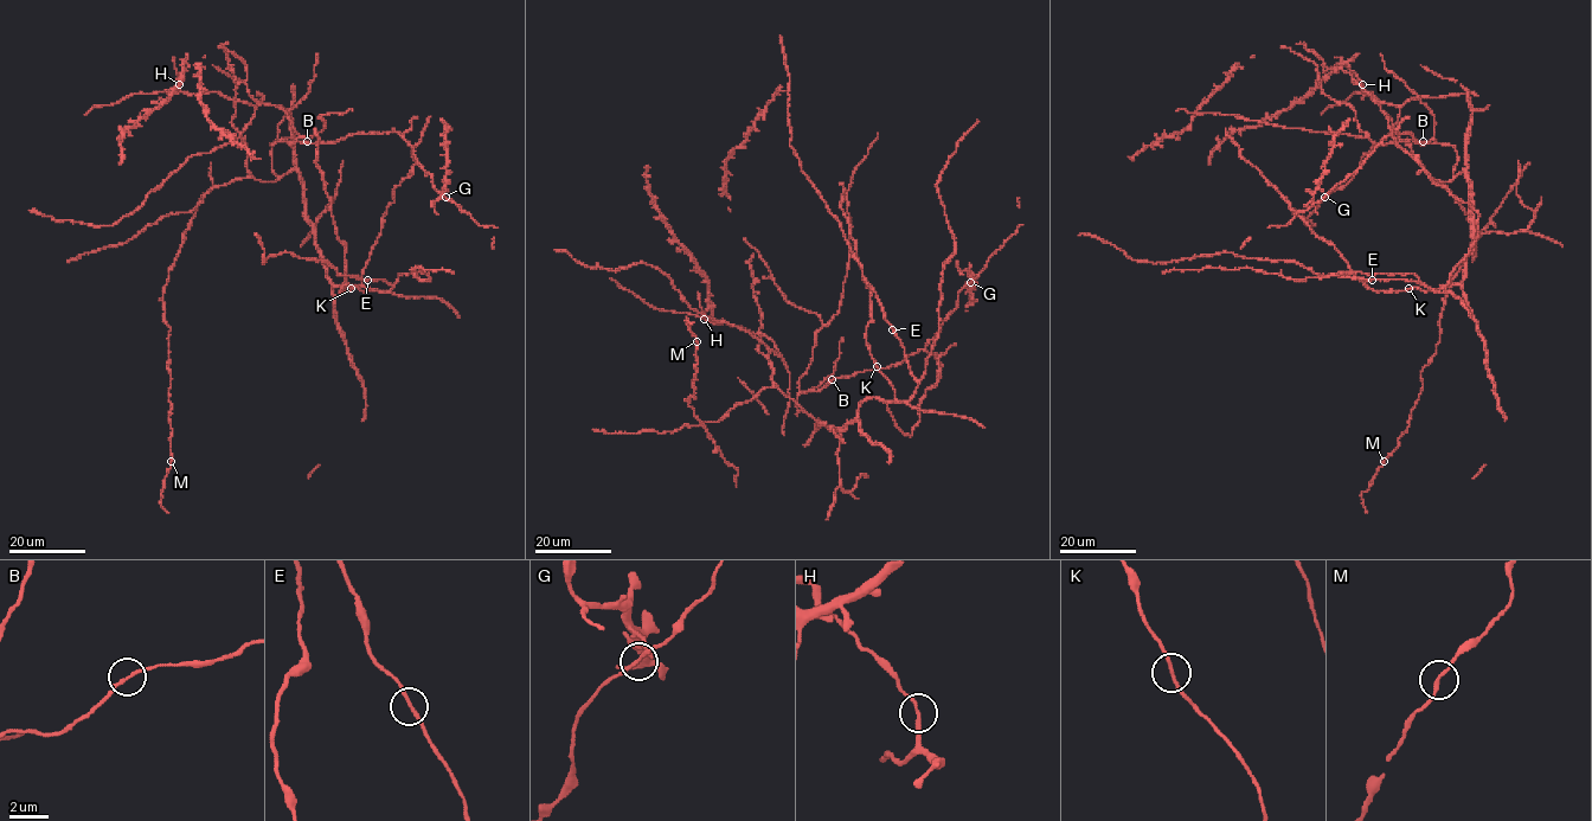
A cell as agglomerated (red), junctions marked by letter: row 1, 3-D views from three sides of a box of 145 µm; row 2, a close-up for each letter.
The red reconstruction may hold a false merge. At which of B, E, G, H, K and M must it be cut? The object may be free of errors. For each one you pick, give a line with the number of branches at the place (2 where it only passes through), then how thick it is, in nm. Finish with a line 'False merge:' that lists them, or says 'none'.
False merge: none

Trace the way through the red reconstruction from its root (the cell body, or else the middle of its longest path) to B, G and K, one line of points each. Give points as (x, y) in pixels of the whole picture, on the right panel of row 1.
B: (1471, 210), (1468, 173), (1463, 170), (1452, 175), (1457, 152), (1451, 146), (1437, 143), (1433, 138), (1422, 142)
G: (1471, 210), (1468, 173), (1452, 175), (1457, 152), (1433, 138), (1416, 142), (1411, 133), (1386, 136), (1324, 197)
K: (1471, 210), (1471, 248), (1463, 280), (1436, 290), (1408, 288)

